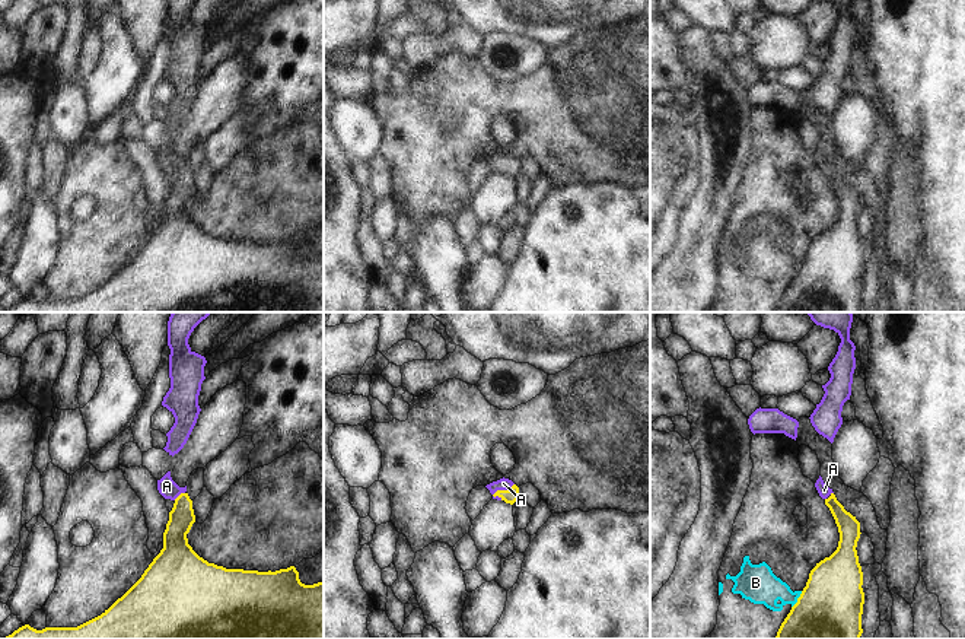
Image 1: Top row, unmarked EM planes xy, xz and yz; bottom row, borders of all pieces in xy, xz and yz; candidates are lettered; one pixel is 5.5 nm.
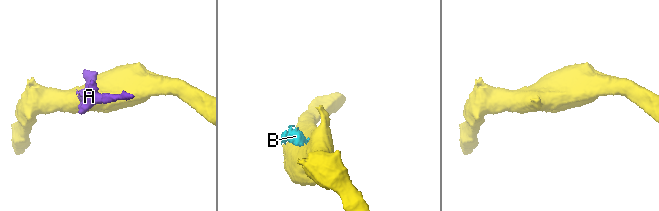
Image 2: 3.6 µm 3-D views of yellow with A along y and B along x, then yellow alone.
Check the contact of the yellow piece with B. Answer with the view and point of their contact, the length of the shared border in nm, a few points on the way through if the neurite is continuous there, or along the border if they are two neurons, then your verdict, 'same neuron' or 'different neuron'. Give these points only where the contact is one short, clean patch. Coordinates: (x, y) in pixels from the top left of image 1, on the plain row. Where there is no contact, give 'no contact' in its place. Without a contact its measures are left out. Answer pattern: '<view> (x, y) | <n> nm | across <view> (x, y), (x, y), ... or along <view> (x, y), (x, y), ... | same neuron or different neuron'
yz (798, 273) | 110 nm | along yz (802, 264), (792, 280) | different neuron

